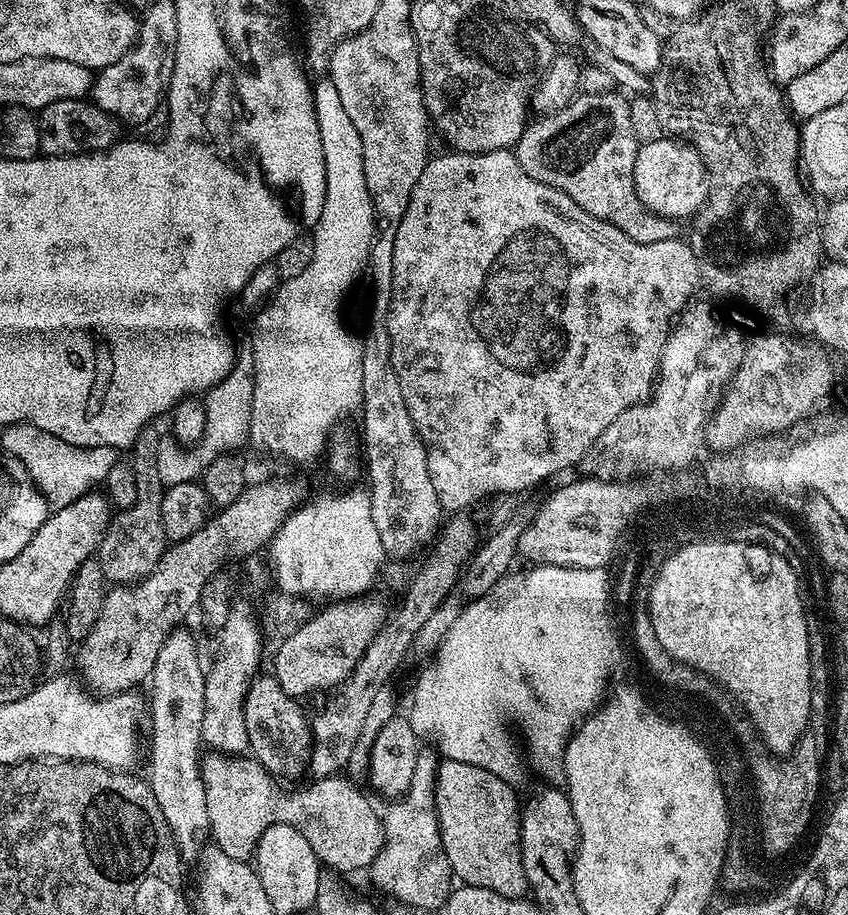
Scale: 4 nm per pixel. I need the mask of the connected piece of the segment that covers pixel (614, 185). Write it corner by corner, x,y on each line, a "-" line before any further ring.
619,91
577,95
562,110
533,119
525,127
514,151
522,170
546,186
562,190
586,214
608,220
634,242
666,242
681,235
681,225
654,214
634,190
634,158
638,129
631,121
629,97

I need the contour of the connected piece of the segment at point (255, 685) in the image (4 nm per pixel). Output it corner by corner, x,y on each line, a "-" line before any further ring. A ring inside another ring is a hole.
272,674
257,675
244,699
244,722
248,748
254,759
276,778
300,776
310,764
310,720
295,699
280,689

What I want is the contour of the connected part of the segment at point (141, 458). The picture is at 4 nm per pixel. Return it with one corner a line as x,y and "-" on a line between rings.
149,426
143,428
138,438
132,444
128,460
131,468
134,470
134,478
138,487
138,498
135,504
124,510
117,511
108,521
108,529
104,531
104,537
98,549
98,559
100,569
104,572
105,581
113,585
136,583
137,580
144,579
156,568
157,562
164,556
164,551
168,547
168,541
165,538
165,526
162,524
162,498
164,497
165,486
160,480
158,473
158,454
162,445
162,437
154,430
155,427

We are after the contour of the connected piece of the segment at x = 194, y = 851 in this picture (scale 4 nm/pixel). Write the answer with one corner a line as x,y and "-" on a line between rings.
184,626
172,629
165,641
162,642
162,648
158,652
157,661
154,662
154,668
150,677
150,685
152,684
152,704
150,700
150,712
152,708
152,753
148,756
148,773
146,779
150,790
154,792
154,798
158,802
158,810
162,810
162,818
166,818
168,828
172,831
172,841
176,843
176,849
180,852
181,861
188,862
201,855
202,849
205,847
206,837
209,835
209,827
206,810
206,790
203,786
203,778
200,773
202,751
202,714
204,713
204,677
206,675
206,664
200,661
200,652
196,649
196,640
187,632

